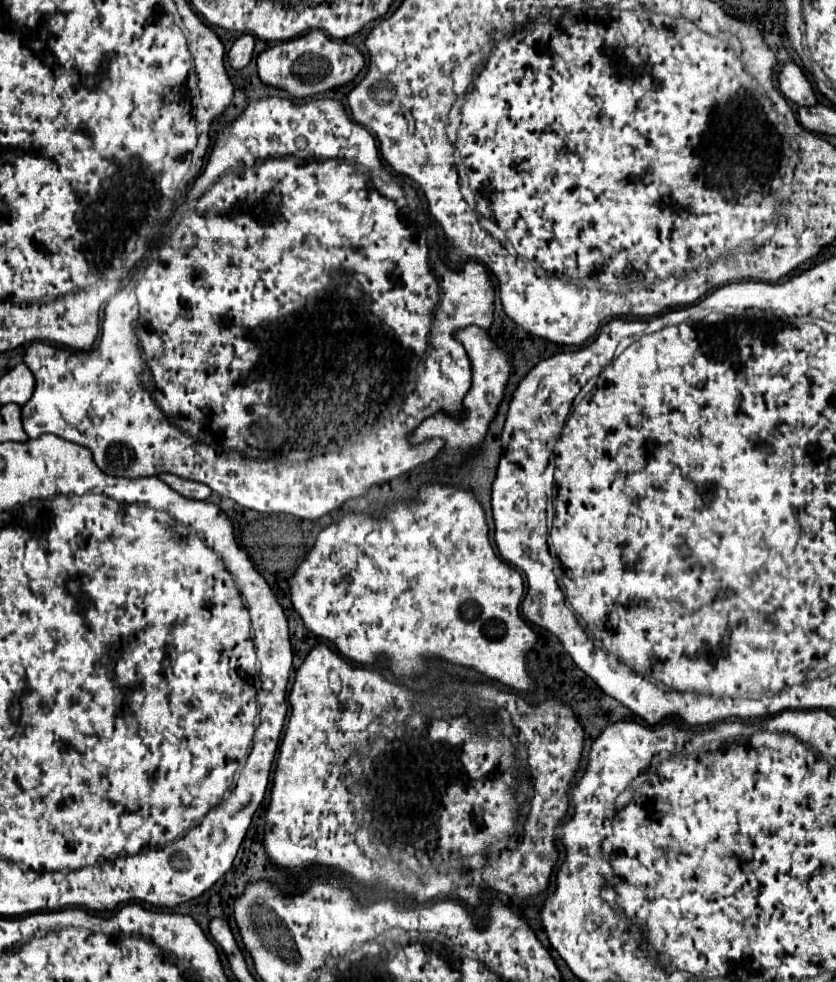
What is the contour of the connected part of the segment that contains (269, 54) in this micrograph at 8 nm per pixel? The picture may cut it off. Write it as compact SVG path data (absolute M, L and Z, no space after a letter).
M309 31L301 37L265 49L257 57L257 67L265 85L281 89L293 99L307 99L349 83L363 69L363 55L357 47L337 43L323 31Z

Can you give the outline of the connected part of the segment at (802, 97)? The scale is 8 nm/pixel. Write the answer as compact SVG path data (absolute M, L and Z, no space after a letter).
M793 61L783 65L783 69L779 73L779 89L789 101L793 101L801 107L817 105L817 97L815 97L815 91L813 91L813 85L811 85L809 77Z

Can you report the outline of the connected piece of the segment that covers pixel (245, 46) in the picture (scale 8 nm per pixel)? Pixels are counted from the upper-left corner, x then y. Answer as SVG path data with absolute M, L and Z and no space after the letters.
M241 35L229 51L229 65L233 69L243 69L253 57L253 47L255 47L253 35Z

